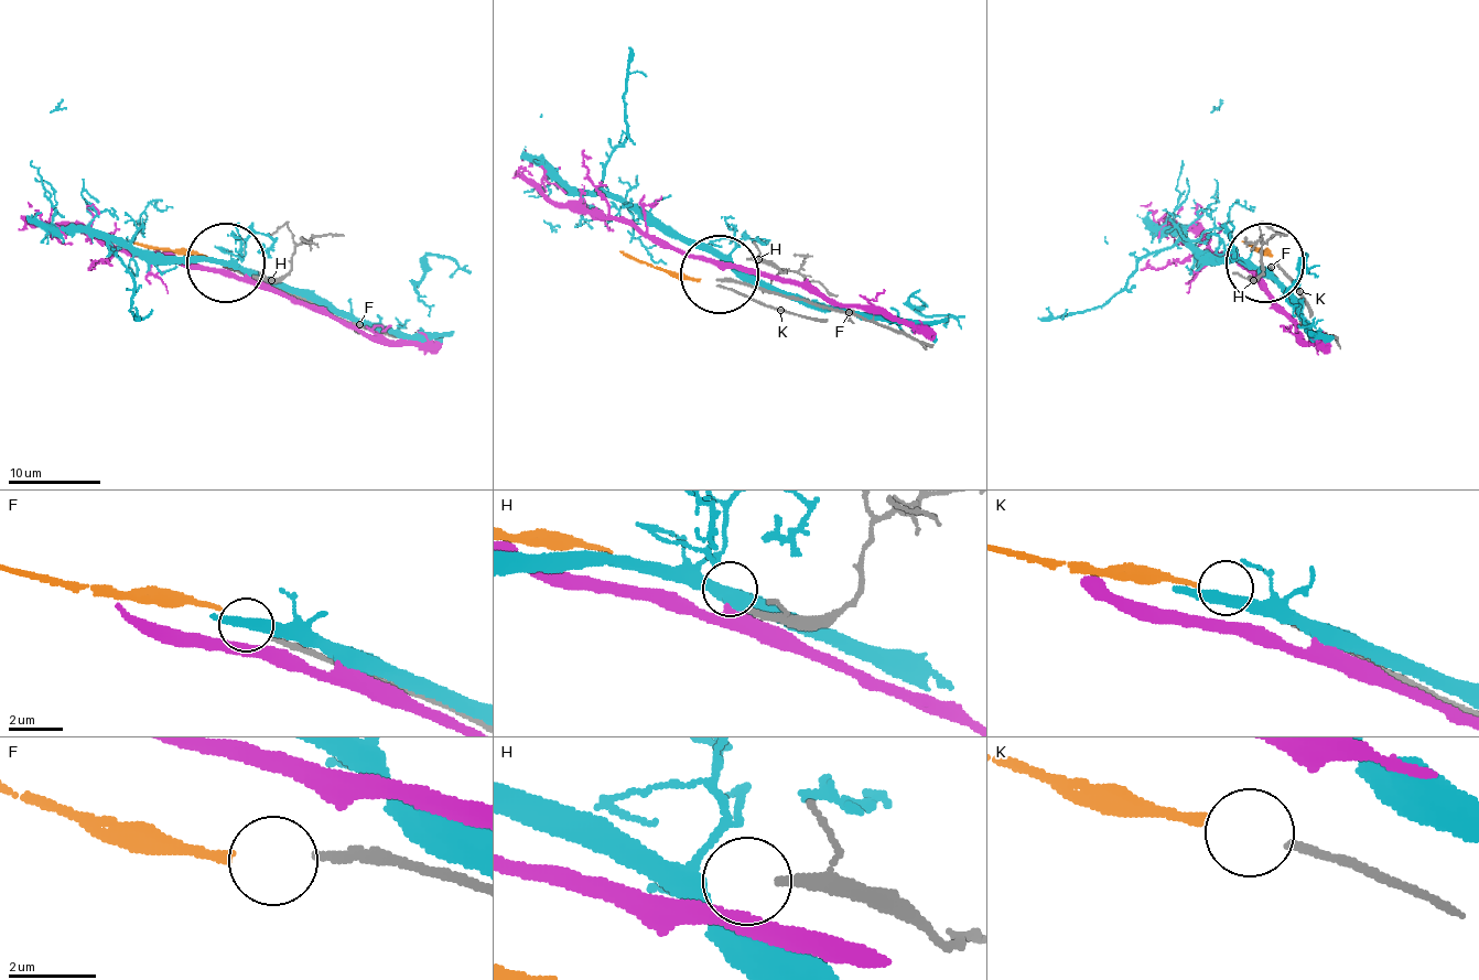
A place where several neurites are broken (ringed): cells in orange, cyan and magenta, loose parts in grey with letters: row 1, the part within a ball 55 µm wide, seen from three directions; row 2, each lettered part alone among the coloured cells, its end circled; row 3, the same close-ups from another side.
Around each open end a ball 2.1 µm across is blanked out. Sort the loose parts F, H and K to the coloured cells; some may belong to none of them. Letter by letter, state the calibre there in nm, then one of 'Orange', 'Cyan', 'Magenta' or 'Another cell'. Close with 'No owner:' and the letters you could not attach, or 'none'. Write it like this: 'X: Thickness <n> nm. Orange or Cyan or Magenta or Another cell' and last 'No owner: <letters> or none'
F: Thickness 200 nm. Another cell
H: Thickness 240 nm. Cyan
K: Thickness 200 nm. Orange
No owner: F

